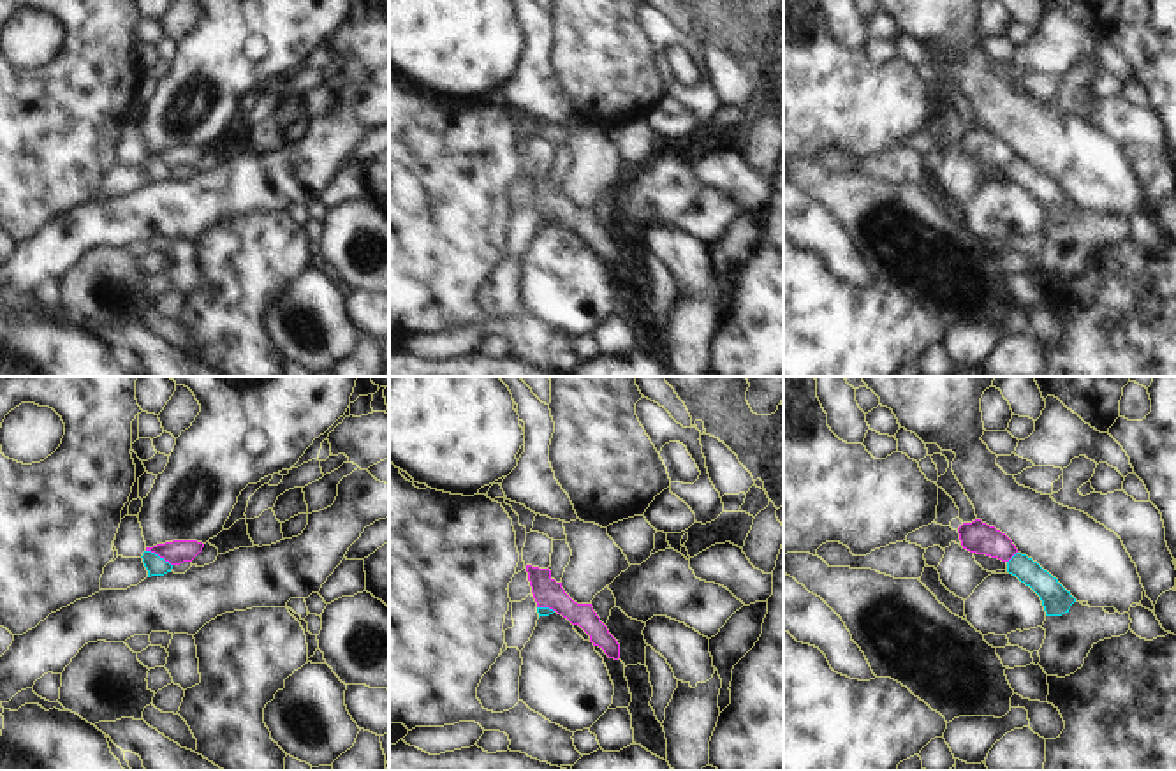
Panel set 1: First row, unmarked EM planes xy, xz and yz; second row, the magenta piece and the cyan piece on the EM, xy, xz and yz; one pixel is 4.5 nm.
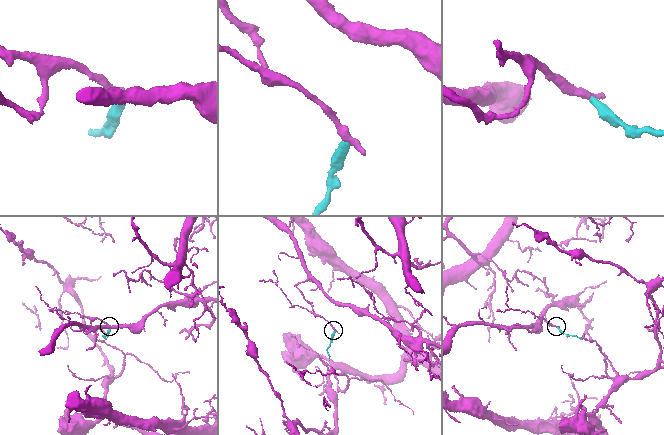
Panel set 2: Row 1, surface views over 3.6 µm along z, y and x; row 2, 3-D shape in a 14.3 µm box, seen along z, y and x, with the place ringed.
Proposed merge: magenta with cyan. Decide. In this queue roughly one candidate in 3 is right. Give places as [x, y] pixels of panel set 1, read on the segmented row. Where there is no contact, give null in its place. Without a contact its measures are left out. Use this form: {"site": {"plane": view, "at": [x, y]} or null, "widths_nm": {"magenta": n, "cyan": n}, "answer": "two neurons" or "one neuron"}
{"site": {"plane": "xy", "at": [159, 555]}, "widths_nm": {"magenta": 110, "cyan": 90}, "answer": "two neurons"}

